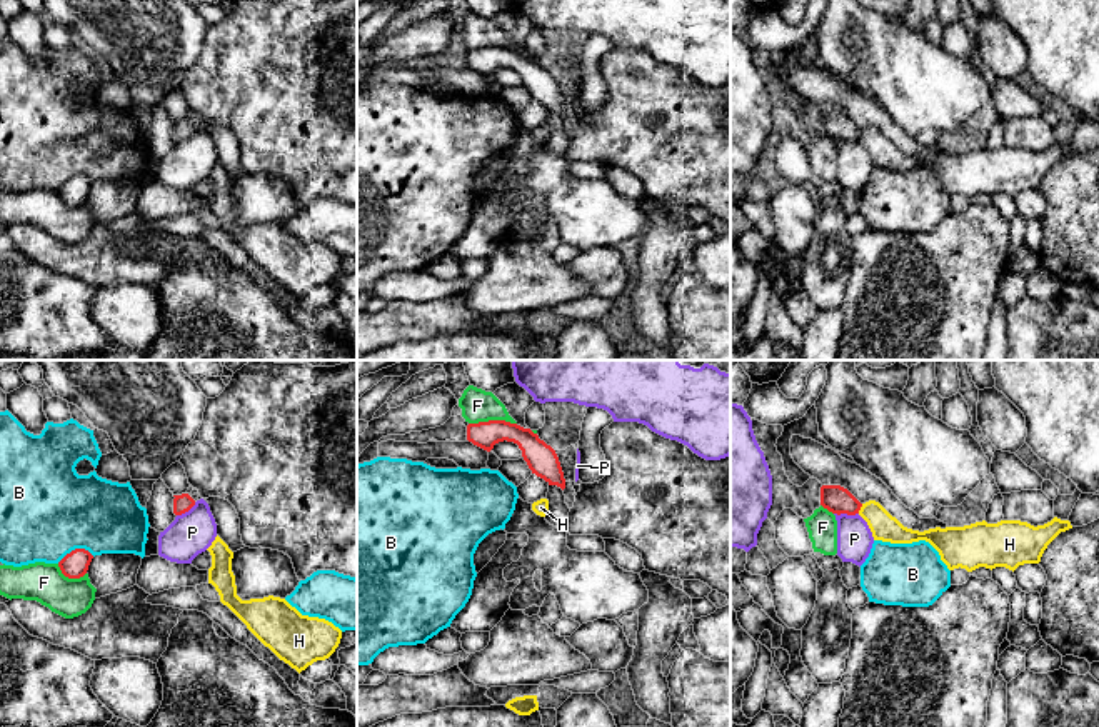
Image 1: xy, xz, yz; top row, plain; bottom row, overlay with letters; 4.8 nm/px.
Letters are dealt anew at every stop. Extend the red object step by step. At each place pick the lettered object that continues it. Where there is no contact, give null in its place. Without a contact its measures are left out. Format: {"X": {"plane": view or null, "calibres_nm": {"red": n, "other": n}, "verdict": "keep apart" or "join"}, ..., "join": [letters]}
{"B": {"plane": "xy", "calibres_nm": {"red": 130, "other": 460}, "verdict": "keep apart"}, "F": {"plane": "xz", "calibres_nm": {"red": 130, "other": 160}, "verdict": "keep apart"}, "H": {"plane": "yz", "calibres_nm": {"red": 140, "other": 130}, "verdict": "keep apart"}, "P": {"plane": "yz", "calibres_nm": {"red": 140, "other": 180}, "verdict": "keep apart"}, "join": []}

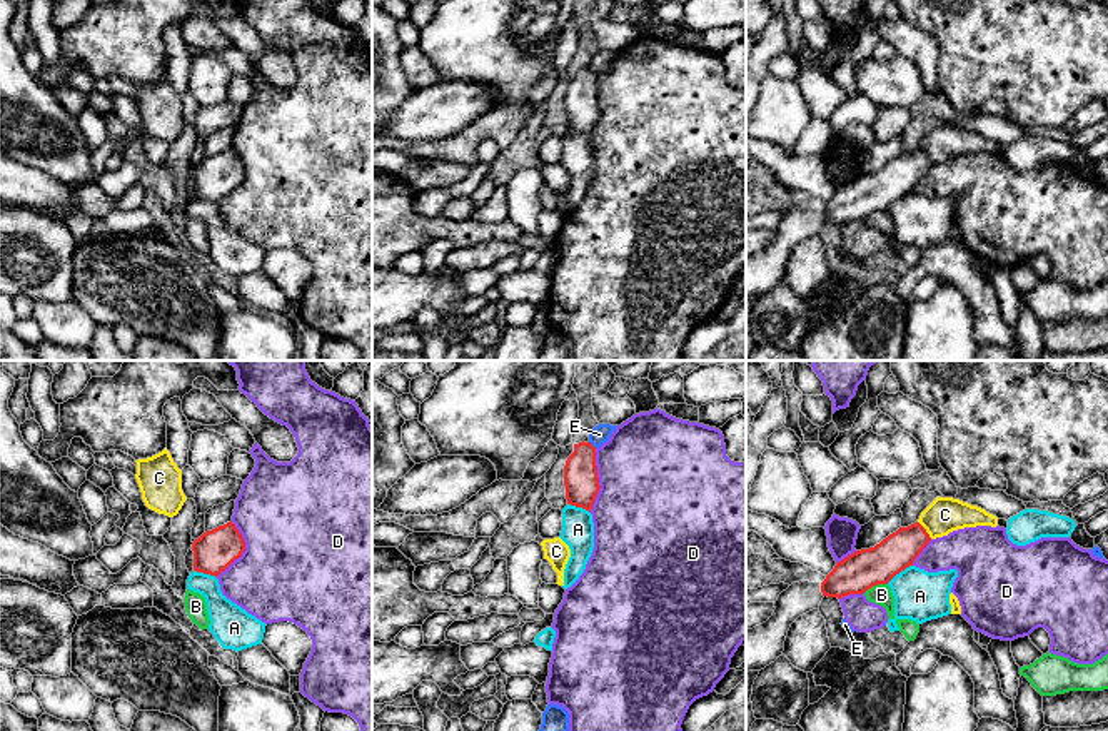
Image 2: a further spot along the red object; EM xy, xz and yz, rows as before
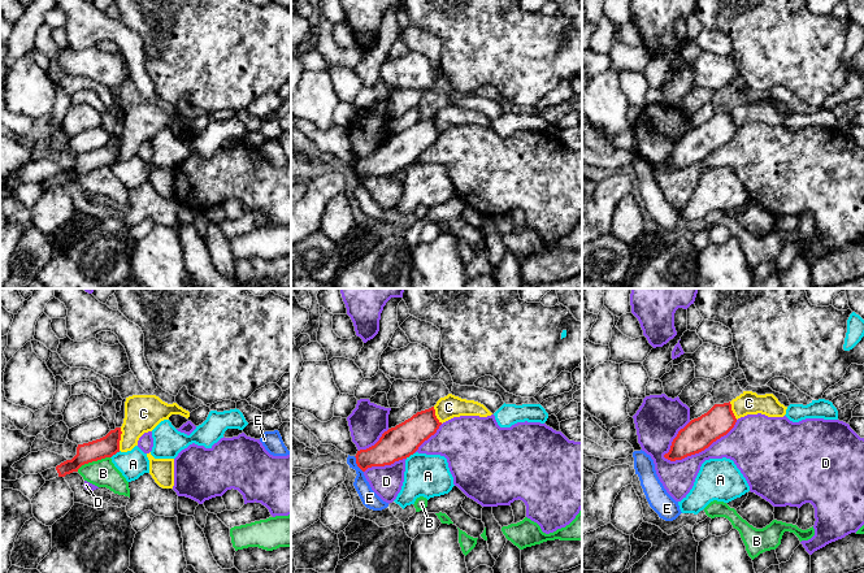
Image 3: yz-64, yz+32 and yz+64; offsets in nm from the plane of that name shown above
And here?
{"A": {"plane": "yz", "calibres_nm": {"red": 190, "other": 240}, "verdict": "keep apart"}, "B": {"plane": "yz", "calibres_nm": {"red": 190, "other": 100}, "verdict": "keep apart"}, "C": {"plane": "yz", "calibres_nm": {"red": 180, "other": 180}, "verdict": "keep apart"}, "D": {"plane": "xz", "calibres_nm": {"red": 170, "other": 480}, "verdict": "keep apart"}, "E": {"plane": "xz", "calibres_nm": {"red": 170, "other": 90}, "verdict": "keep apart"}, "join": []}

